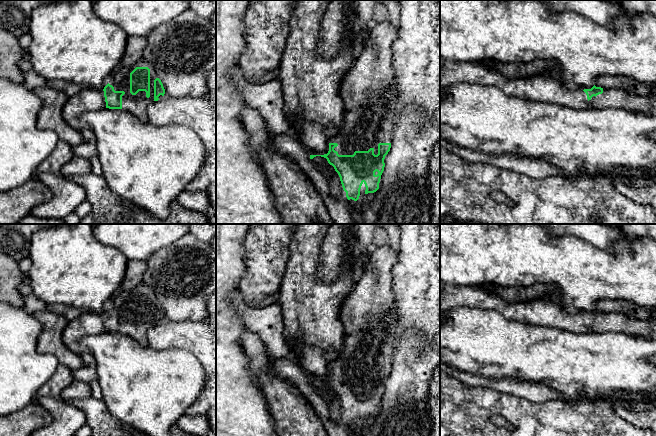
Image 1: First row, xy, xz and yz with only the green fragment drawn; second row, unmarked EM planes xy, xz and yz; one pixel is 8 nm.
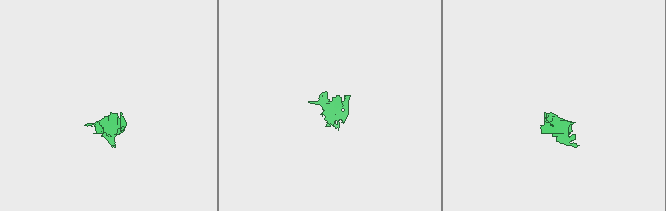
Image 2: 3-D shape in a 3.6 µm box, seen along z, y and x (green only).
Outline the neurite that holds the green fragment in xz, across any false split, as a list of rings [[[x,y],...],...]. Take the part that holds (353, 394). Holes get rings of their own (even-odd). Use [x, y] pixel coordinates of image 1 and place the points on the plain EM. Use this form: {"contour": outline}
{"contour": [[[391,245],[372,247],[369,265],[341,305],[340,320],[344,326],[344,339],[339,358],[329,362],[327,378],[306,373],[310,383],[316,380],[327,383],[329,389],[322,392],[322,396],[329,400],[330,418],[334,423],[345,426],[353,436],[362,436],[362,430],[379,413],[385,391],[384,383],[393,365],[394,342],[402,334],[392,313],[395,301],[392,271],[396,260],[397,253]]]}

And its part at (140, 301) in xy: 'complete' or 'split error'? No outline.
split error

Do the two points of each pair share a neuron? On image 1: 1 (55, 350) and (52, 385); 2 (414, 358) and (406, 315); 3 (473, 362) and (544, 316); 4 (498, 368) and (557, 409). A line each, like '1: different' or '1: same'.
1: same
2: different
3: different
4: different

